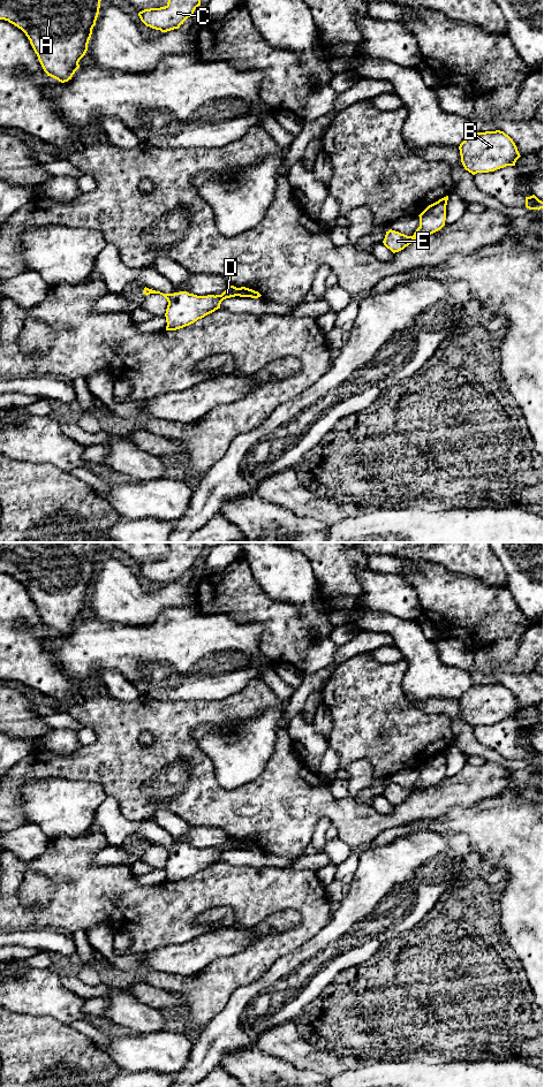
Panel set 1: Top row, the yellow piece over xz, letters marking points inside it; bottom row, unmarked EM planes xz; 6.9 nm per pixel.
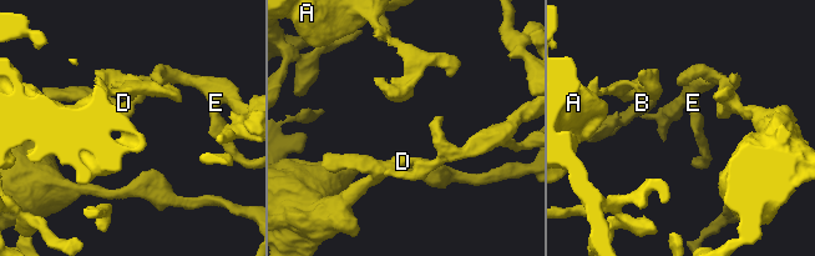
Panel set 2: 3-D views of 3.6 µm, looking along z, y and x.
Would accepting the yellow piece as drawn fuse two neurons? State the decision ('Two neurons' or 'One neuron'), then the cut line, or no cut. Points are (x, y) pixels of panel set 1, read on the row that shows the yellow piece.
Two neurons. Split along xz (236, 288), (239, 295)

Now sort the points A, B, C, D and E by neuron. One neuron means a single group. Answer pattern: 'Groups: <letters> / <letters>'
Groups: A C E / B D

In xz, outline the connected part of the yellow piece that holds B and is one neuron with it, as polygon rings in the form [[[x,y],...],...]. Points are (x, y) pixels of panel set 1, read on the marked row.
[[[473,131],[459,146],[461,162],[473,175],[515,166],[521,157],[513,139],[504,131]]]

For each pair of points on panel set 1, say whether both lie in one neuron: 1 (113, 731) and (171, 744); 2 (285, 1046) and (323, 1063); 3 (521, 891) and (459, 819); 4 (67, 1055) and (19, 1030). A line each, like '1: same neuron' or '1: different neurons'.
1: same neuron
2: same neuron
3: same neuron
4: same neuron

